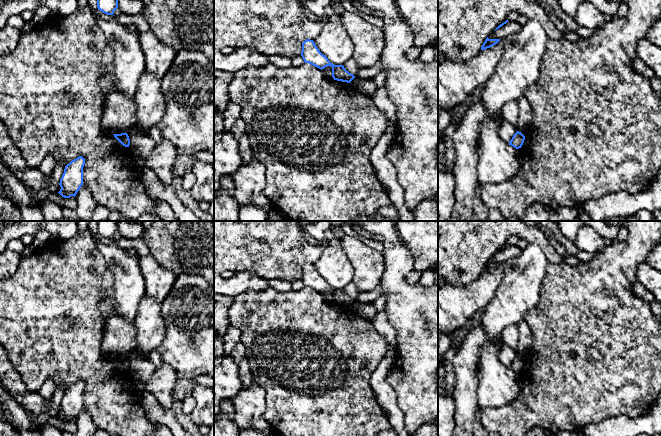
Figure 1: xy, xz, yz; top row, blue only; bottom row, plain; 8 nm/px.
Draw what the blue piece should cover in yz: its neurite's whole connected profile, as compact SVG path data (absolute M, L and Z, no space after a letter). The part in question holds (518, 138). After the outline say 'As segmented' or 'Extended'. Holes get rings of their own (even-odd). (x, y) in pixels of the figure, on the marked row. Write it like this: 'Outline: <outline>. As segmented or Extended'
Outline: M517 131L510 140L509 145L513 146L516 149L519 149L522 147L524 140L525 136L521 132Z. As segmented

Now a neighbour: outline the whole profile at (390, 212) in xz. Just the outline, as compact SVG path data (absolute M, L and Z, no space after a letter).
M390 204L388 206L382 207L379 212L379 215L381 215L383 218L388 218L392 220L396 220L399 217L399 213L394 205Z

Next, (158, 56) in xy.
M151 30L140 33L139 42L146 61L145 70L161 80L169 70L177 51L163 44Z

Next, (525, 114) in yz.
M525 96L520 97L517 100L518 104L518 120L517 131L522 132L528 129L532 123L533 112L530 102Z

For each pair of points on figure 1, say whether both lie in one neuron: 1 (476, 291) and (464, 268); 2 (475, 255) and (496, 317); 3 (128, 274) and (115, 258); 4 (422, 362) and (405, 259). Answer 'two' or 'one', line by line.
1: two
2: two
3: one
4: one

